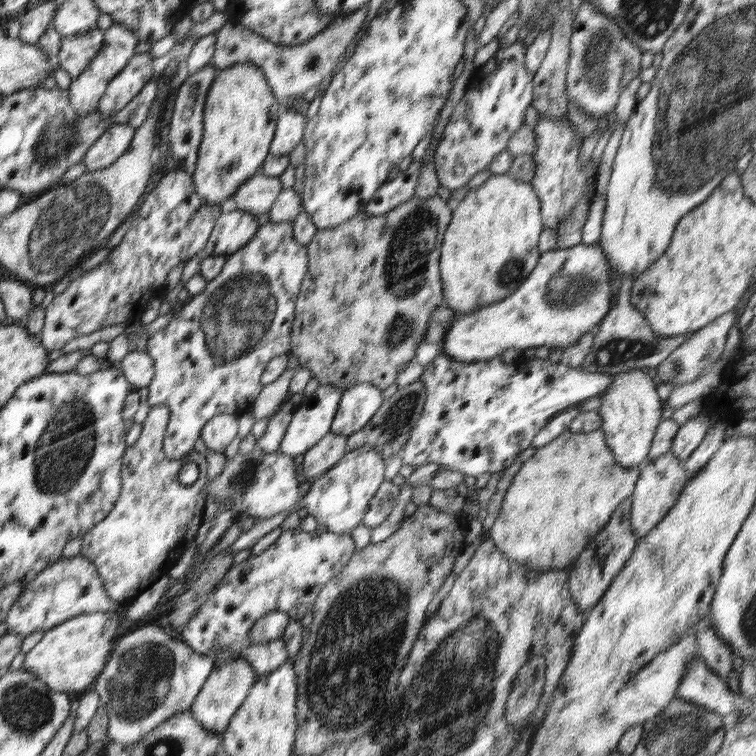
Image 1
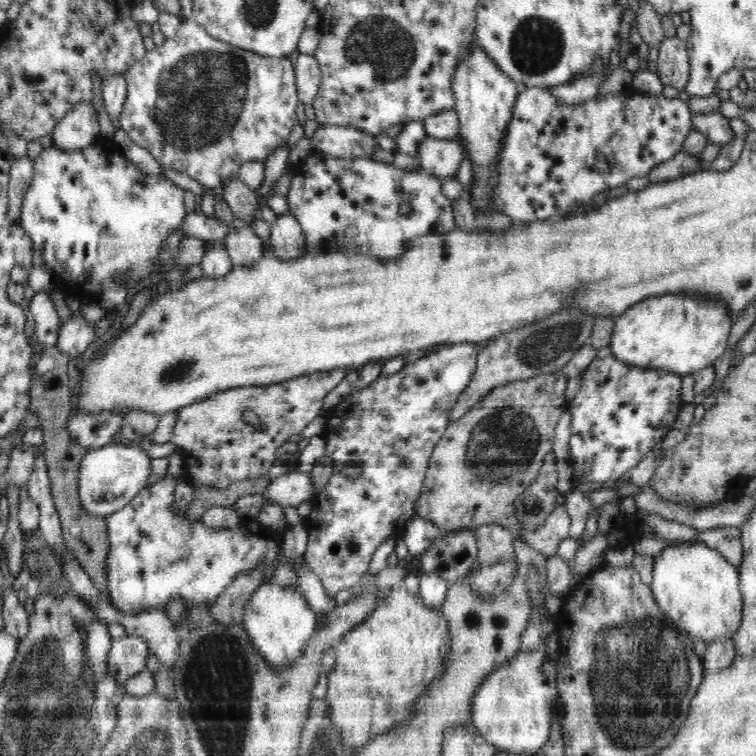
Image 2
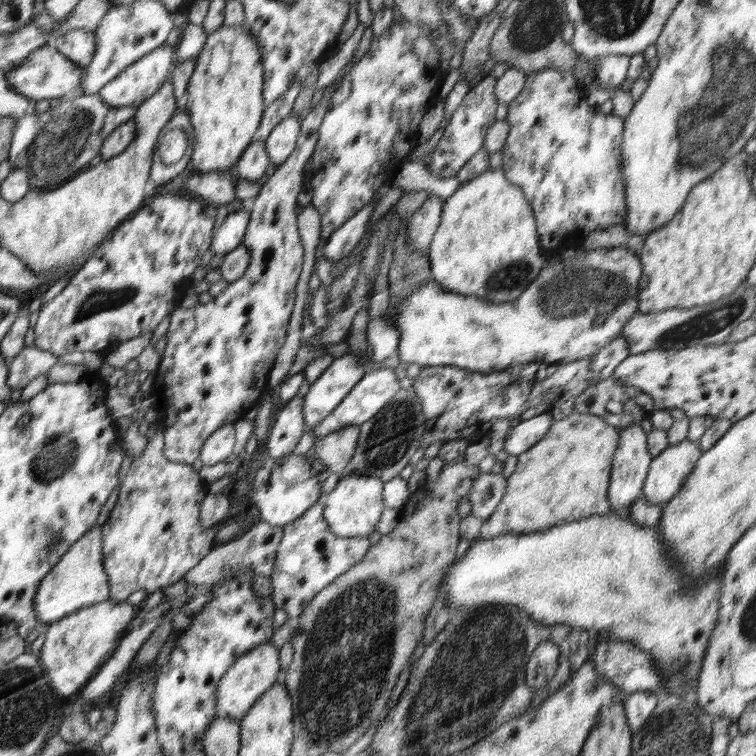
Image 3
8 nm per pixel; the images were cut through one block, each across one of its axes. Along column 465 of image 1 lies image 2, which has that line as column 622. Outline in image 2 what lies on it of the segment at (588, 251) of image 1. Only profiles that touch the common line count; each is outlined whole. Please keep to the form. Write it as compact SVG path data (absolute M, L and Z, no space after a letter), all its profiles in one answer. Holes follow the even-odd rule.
M670 293L648 297L628 308L616 318L610 342L612 354L624 363L688 375L704 367L713 366L726 352L728 335L735 320L724 301L704 300L698 297Z

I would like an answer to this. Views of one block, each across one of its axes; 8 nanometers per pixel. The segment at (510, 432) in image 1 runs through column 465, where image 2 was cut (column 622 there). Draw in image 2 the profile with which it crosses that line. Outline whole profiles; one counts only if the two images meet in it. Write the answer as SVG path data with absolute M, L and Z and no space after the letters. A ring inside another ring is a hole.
M613 354L594 359L584 372L579 391L568 404L572 418L569 461L574 480L578 483L617 480L637 466L656 444L665 440L686 403L680 396L682 377L673 372L630 365Z

